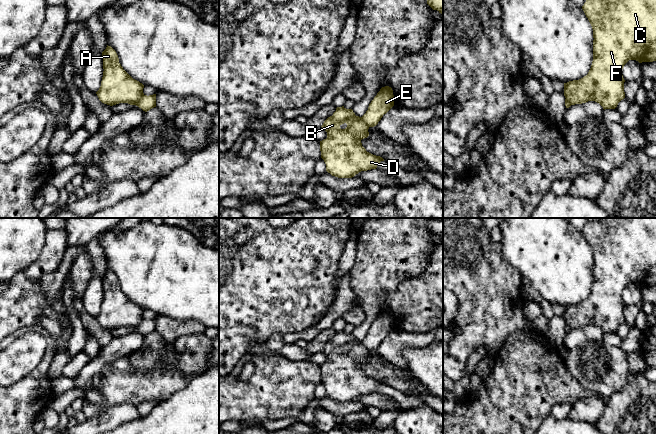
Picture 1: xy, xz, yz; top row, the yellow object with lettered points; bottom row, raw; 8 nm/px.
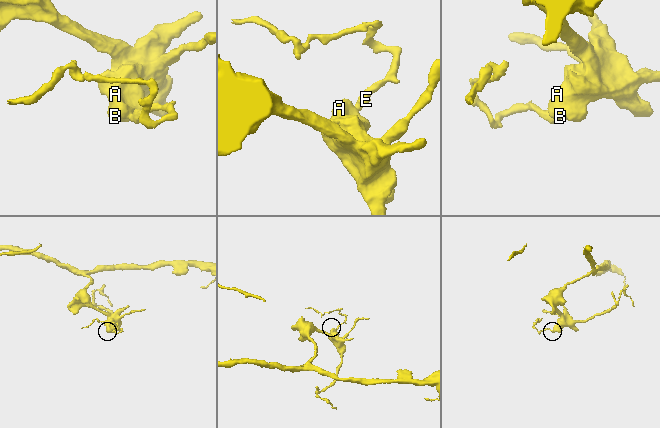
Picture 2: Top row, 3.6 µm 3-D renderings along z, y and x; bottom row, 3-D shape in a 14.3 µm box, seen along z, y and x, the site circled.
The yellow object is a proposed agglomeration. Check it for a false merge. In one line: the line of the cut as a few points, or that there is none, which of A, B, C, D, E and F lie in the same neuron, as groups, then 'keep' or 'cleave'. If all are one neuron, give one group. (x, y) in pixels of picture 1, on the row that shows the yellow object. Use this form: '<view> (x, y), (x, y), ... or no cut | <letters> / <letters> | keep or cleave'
xz (360, 117), (369, 126) | A B C D F / E | cleave

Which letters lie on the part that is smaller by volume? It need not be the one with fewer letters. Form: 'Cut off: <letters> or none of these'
Cut off: E

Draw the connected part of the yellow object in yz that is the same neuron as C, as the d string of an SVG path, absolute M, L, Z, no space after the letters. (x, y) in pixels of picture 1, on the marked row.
M586 0L582 9L588 18L593 29L593 61L591 68L586 76L579 80L569 81L564 83L564 96L572 105L582 104L588 101L599 103L603 109L615 109L618 103L625 98L624 78L622 69L629 60L636 60L639 63L656 61L656 0Z

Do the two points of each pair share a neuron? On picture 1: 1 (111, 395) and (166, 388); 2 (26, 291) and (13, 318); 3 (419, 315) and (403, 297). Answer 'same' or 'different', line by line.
1: same
2: same
3: same

